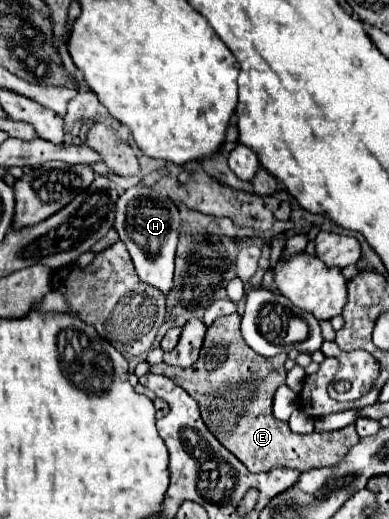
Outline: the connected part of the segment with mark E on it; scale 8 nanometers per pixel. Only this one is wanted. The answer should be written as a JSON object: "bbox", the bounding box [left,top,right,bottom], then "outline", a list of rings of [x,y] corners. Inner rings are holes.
{"bbox":[151,314,359,472],"outline":[[[231,314],[217,318],[205,334],[205,342],[199,360],[189,368],[175,368],[165,362],[151,366],[151,372],[165,374],[173,378],[185,392],[189,392],[199,408],[201,416],[211,430],[211,434],[235,454],[251,472],[269,472],[275,468],[291,468],[297,472],[307,472],[311,468],[335,466],[347,452],[359,442],[355,424],[349,424],[335,432],[311,432],[295,434],[273,416],[273,394],[285,384],[285,354],[265,358],[253,352],[241,336],[239,330],[241,316]]]}

